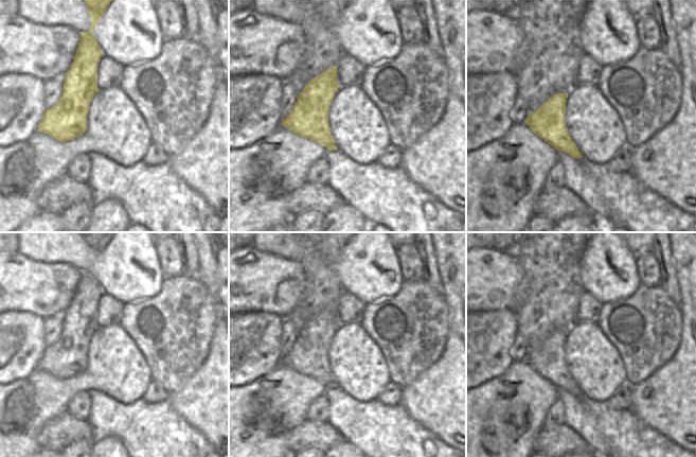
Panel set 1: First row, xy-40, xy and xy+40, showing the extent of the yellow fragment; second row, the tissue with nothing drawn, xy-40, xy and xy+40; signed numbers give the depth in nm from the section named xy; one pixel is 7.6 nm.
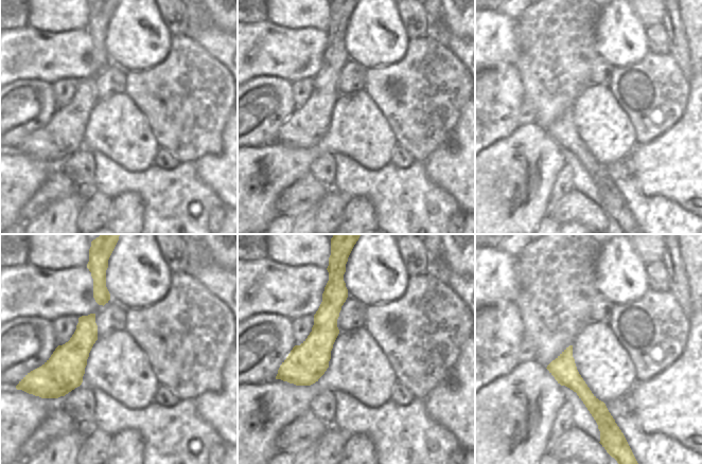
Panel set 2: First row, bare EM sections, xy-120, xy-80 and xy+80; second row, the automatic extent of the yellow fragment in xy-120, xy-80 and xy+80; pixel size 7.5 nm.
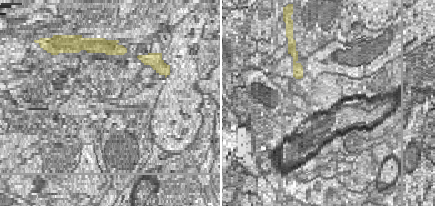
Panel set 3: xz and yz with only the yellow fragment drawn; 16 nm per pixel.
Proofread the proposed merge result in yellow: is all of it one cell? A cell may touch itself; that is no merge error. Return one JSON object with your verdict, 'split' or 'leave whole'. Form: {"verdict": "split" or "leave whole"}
{"verdict": "split"}

